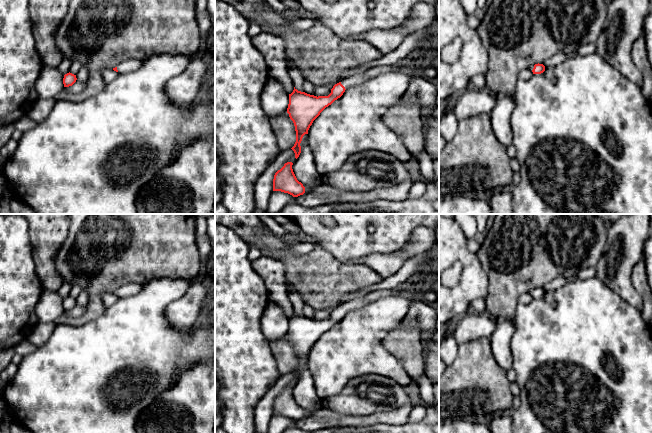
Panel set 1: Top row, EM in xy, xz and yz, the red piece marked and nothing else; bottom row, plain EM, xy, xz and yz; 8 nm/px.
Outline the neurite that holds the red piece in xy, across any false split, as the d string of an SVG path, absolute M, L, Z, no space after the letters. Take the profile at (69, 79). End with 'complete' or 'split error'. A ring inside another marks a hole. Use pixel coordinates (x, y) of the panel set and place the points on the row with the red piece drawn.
M70 72L65 74L63 78L64 87L72 86L76 82L76 80L77 80L76 75Z; complete

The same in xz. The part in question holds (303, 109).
M404 60L398 61L395 64L379 65L372 67L362 73L350 76L343 79L341 82L335 84L328 96L314 96L305 92L298 91L295 87L291 94L289 94L289 104L287 113L293 121L296 131L296 142L291 148L295 153L297 159L301 153L300 143L313 121L320 115L320 113L335 100L340 98L346 89L360 85L365 80L374 77L381 73L398 71L404 66Z; split error

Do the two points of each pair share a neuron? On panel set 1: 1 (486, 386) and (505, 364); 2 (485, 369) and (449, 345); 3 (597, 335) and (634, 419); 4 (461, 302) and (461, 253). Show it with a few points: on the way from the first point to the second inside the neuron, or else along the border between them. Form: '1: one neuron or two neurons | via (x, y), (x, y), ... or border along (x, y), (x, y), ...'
1: two neurons | border along (490, 347), (494, 360), (505, 371)
2: two neurons | border along (459, 345), (456, 357), (449, 366)
3: one neuron | via (618, 354), (631, 367), (631, 398)
4: one neuron | via (467, 290), (468, 265)

